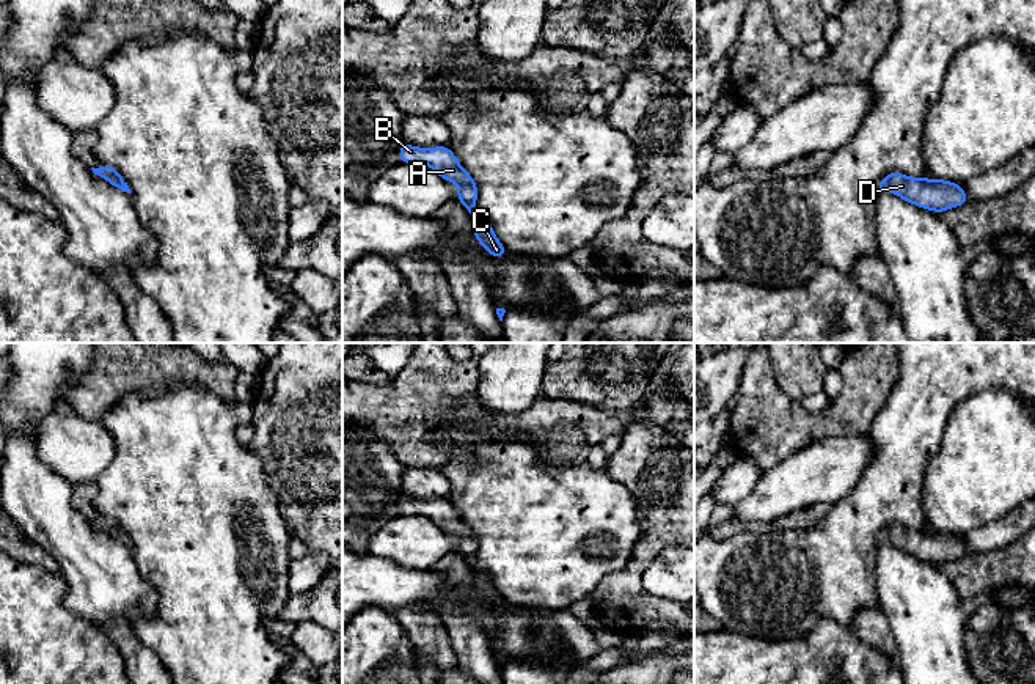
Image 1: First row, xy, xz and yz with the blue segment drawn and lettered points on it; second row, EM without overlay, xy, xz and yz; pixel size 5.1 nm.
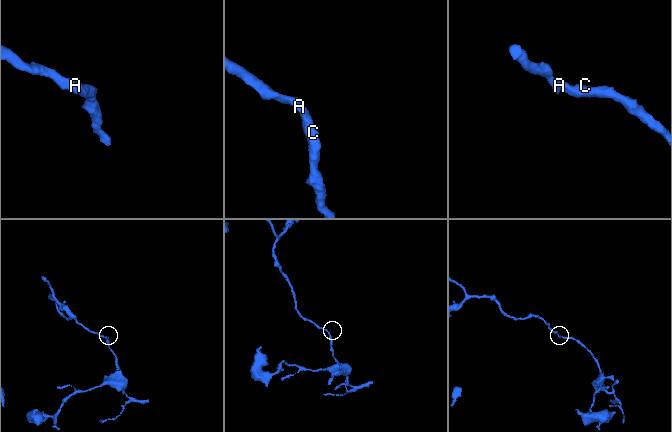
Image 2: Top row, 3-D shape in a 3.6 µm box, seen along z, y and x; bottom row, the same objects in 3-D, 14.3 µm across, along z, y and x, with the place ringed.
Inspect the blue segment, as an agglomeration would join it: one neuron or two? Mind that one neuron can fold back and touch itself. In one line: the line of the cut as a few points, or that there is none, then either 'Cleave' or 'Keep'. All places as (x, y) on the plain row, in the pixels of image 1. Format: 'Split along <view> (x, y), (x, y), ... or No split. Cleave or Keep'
No split. Keep

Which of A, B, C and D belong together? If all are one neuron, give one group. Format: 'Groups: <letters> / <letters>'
Groups: A B C D

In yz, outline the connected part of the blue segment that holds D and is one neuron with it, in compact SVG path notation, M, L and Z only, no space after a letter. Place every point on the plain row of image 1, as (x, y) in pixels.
M898 524L880 531L876 542L889 542L908 555L939 566L969 555L961 536L936 530L909 530Z

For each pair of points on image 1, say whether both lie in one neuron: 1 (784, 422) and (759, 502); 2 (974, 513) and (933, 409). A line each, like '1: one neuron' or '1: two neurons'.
1: two neurons
2: two neurons

